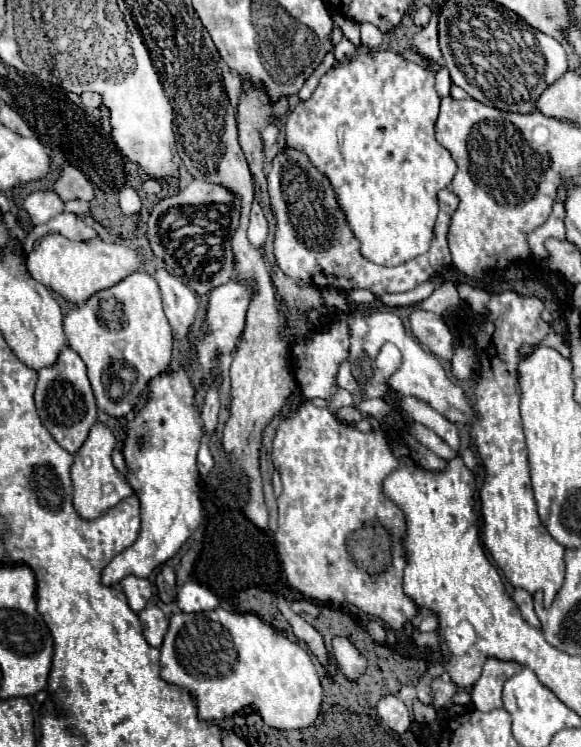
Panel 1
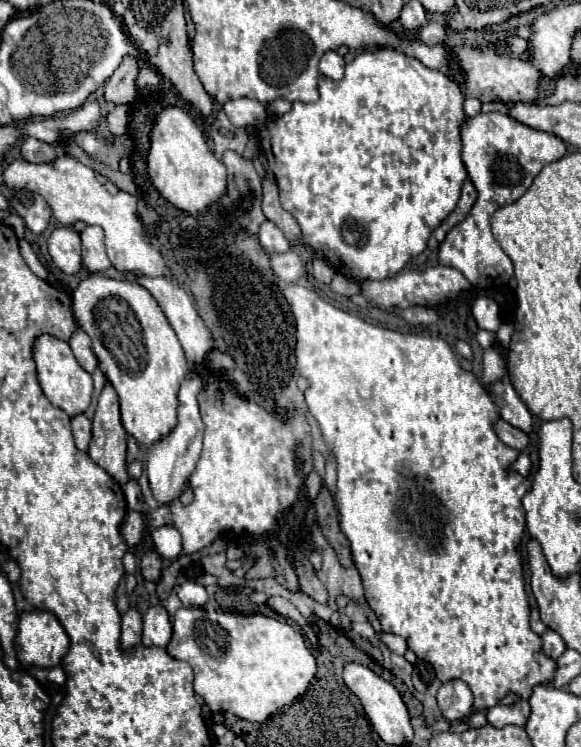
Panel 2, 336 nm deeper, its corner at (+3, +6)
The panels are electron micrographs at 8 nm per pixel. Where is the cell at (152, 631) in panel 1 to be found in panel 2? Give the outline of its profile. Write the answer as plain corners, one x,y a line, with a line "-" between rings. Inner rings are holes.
153,606
143,616
143,644
149,648
165,648
171,640
171,622
163,606

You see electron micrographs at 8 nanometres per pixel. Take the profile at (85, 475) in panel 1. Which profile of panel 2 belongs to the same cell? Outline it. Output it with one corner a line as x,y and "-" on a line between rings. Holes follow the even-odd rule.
105,382
103,392
97,402
93,418
93,440
89,446
89,456
95,464
105,468
119,484
127,484
127,432
121,424
119,398
115,388

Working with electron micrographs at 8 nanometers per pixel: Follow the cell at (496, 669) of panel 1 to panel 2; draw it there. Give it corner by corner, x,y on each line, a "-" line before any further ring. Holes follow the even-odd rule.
507,696
501,704
489,708
487,712
487,720
491,726
495,728
503,728
503,726
523,726
527,724
531,714
531,706
527,700
515,700
511,696

